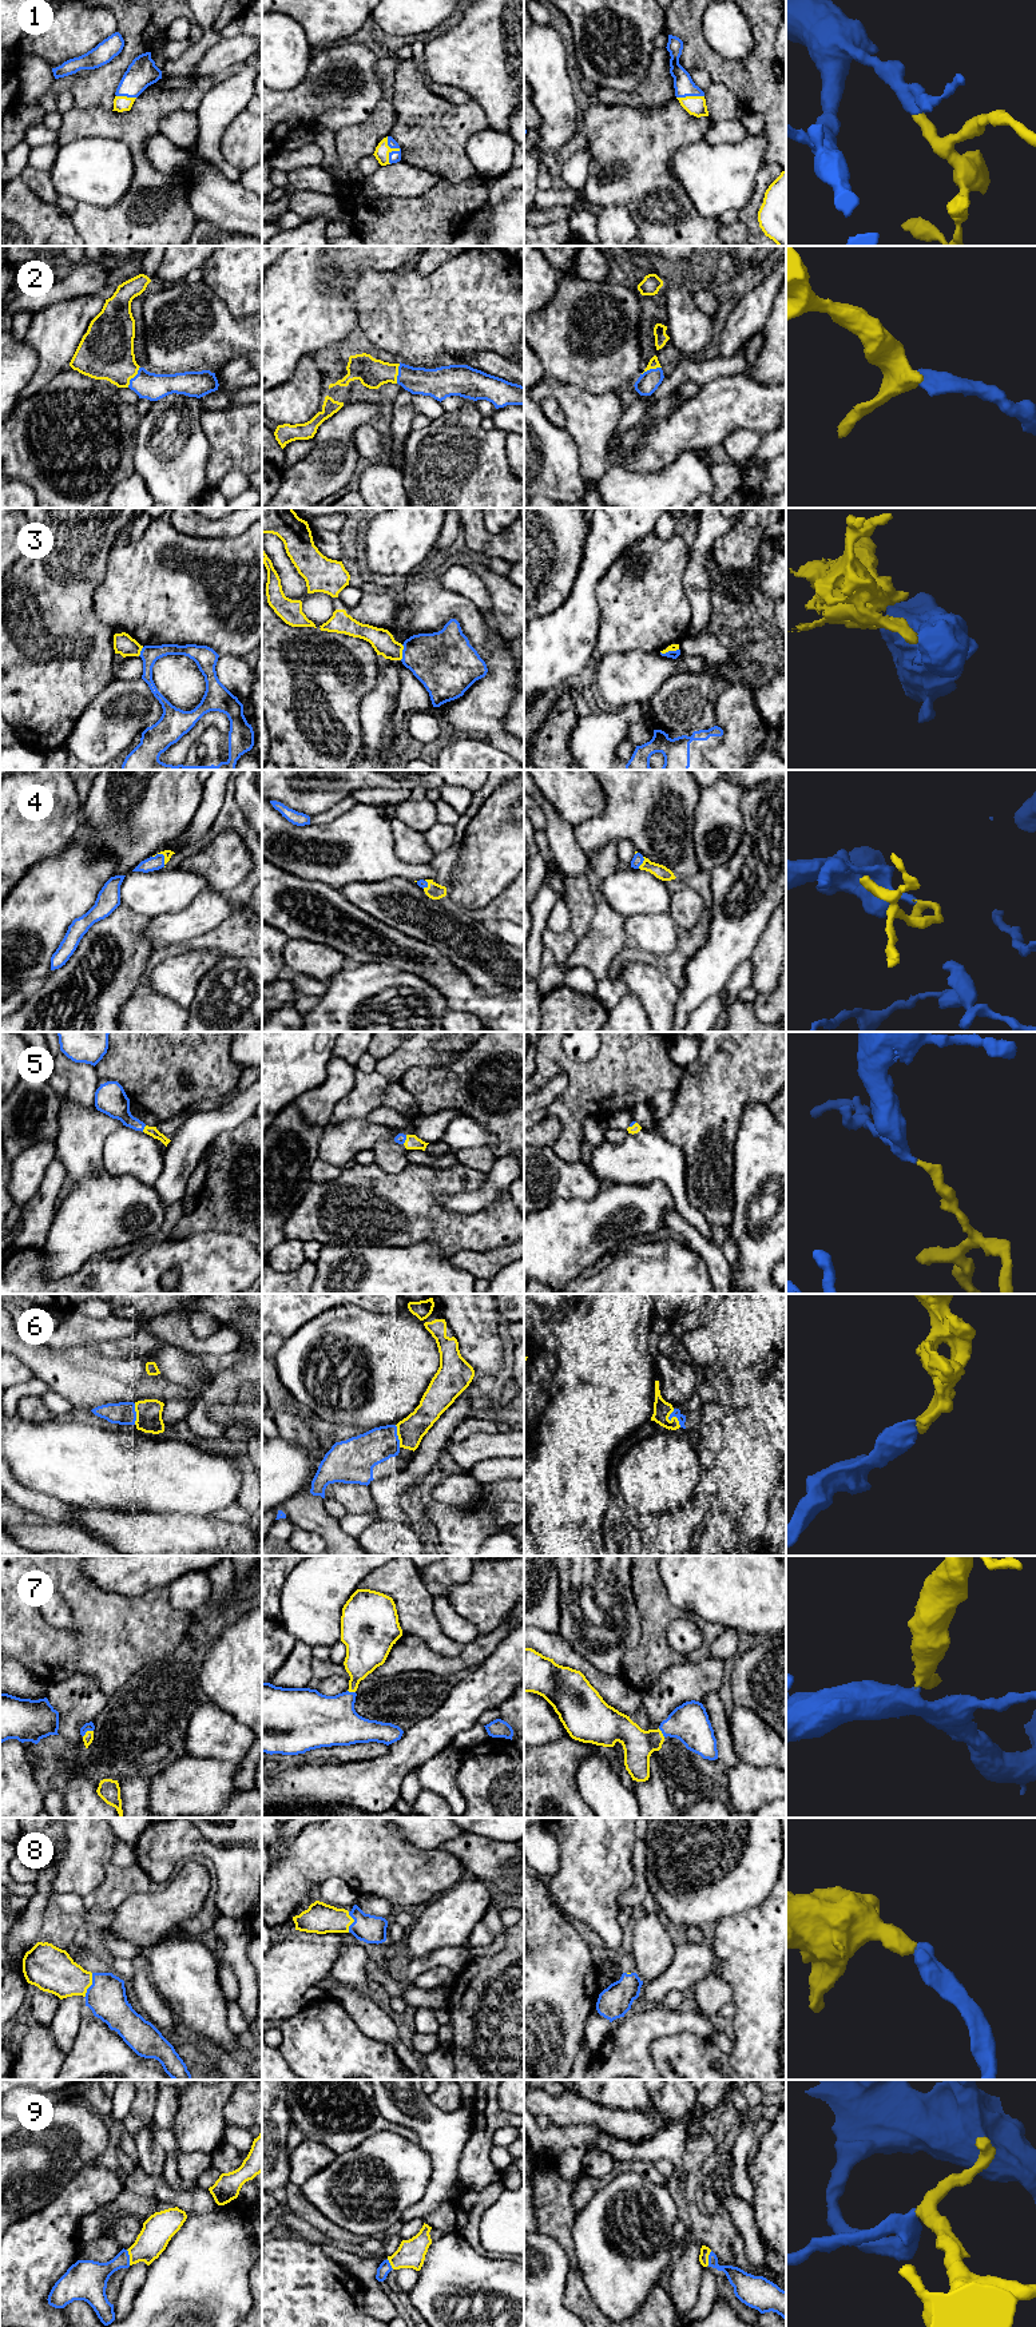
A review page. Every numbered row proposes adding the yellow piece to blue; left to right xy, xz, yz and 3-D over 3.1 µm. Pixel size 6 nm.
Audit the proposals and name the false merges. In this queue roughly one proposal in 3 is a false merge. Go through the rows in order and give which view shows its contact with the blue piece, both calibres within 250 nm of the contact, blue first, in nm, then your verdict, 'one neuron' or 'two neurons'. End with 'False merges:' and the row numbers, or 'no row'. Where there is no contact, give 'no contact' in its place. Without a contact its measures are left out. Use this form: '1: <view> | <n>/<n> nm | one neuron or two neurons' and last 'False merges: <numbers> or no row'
1: xz | 70/90 nm | one neuron
2: xy | 160/340 nm | one neuron
3: xz | 360/140 nm | two neurons
4: yz | 70/90 nm | one neuron
5: xy | 180/60 nm | one neuron
6: yz | 50/110 nm | one neuron
7: xy | 50/60 nm | one neuron
8: xy | 240/260 nm | one neuron
9: xy | 190/190 nm | one neuron
False merges: 3

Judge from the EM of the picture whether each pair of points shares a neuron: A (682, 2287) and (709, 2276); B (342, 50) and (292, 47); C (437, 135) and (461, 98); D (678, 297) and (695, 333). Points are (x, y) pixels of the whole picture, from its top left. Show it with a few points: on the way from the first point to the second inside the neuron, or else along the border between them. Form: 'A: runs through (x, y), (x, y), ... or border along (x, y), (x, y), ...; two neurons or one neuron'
A: border along (705, 2267), (701, 2275), (699, 2299), (691, 2308); two neurons
B: border along (313, 51), (308, 72), (301, 80); two neurons
C: border along (429, 88), (437, 96), (452, 103), (472, 102); two neurons
D: runs through (681, 306), (687, 324); one neuron

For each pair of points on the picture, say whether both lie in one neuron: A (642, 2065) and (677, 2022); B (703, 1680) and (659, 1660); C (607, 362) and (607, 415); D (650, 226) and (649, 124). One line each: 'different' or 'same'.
A: same
B: different
C: different
D: same

